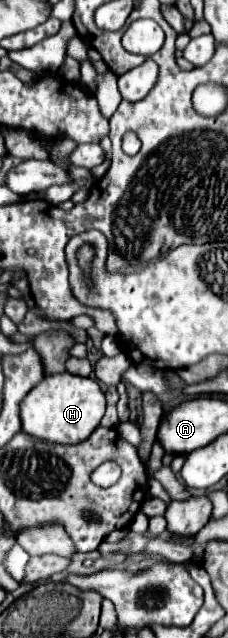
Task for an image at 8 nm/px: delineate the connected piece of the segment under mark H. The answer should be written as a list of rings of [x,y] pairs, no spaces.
[[[68,372],[46,376],[38,386],[28,392],[28,396],[20,404],[22,430],[50,444],[80,444],[88,440],[90,434],[100,426],[104,412],[106,398],[98,382]]]

